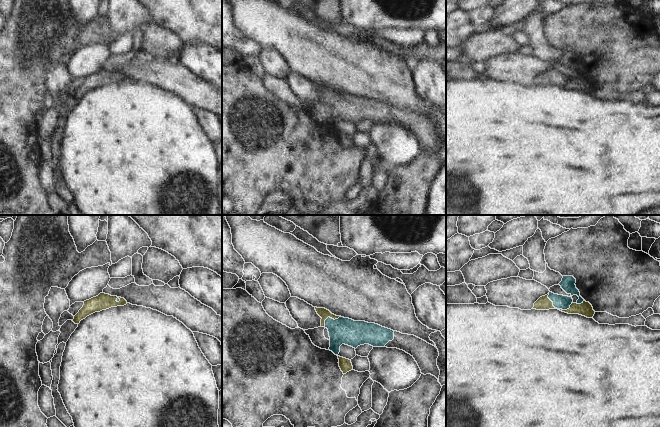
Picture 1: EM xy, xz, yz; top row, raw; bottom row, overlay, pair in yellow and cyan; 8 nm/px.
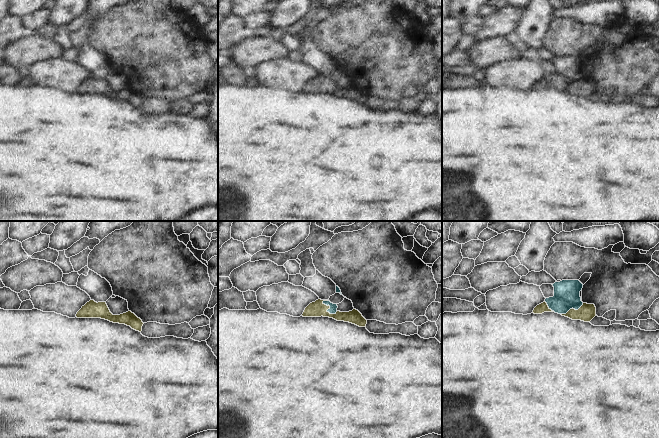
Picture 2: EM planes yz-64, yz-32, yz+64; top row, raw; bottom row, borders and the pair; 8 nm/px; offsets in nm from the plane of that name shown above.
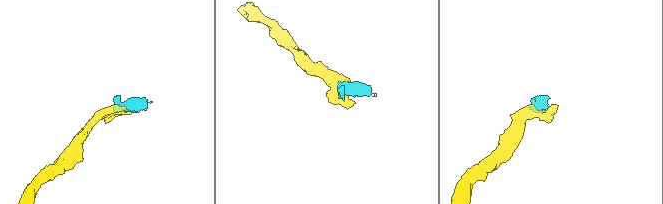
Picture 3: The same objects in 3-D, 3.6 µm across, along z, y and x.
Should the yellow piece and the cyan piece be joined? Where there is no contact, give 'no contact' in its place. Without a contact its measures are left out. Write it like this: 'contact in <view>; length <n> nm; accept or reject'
contact in yz; length 220 nm; accept

